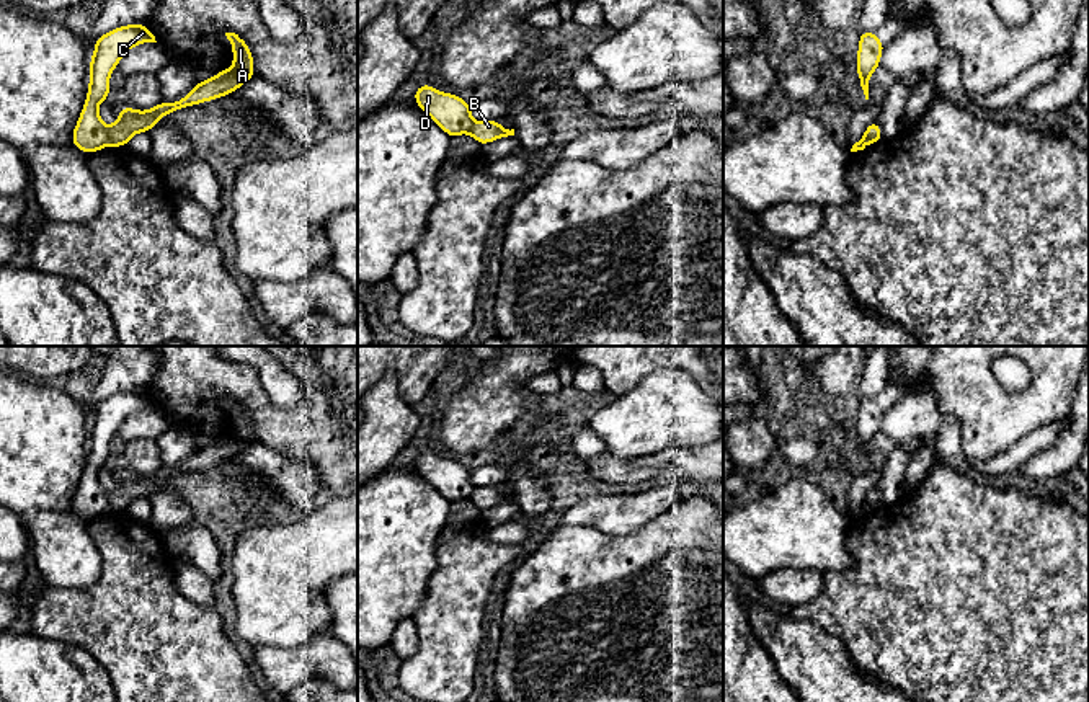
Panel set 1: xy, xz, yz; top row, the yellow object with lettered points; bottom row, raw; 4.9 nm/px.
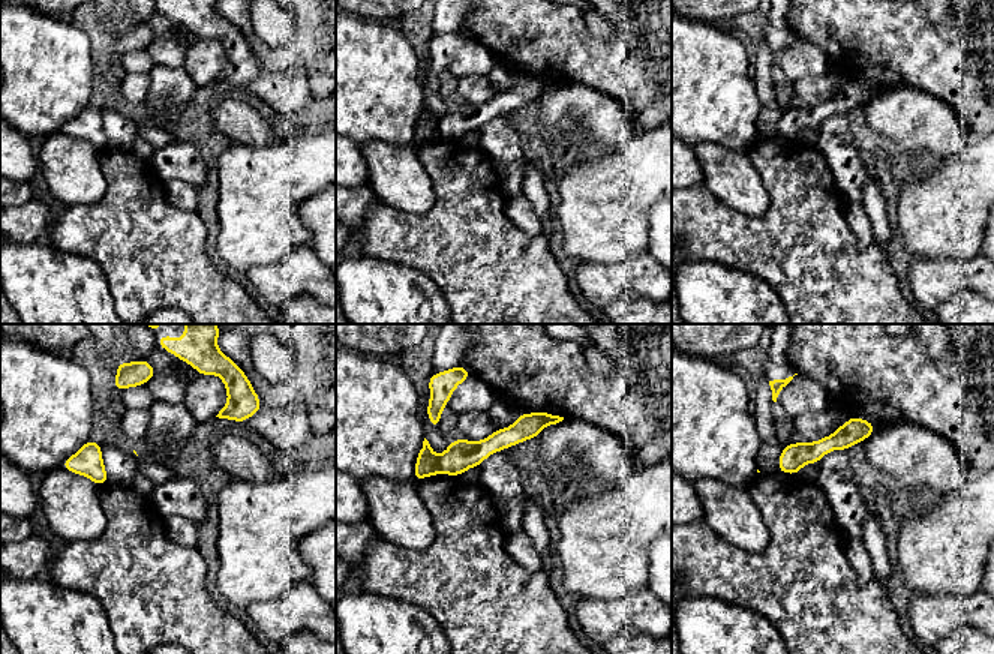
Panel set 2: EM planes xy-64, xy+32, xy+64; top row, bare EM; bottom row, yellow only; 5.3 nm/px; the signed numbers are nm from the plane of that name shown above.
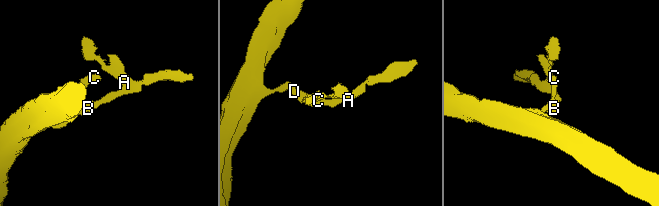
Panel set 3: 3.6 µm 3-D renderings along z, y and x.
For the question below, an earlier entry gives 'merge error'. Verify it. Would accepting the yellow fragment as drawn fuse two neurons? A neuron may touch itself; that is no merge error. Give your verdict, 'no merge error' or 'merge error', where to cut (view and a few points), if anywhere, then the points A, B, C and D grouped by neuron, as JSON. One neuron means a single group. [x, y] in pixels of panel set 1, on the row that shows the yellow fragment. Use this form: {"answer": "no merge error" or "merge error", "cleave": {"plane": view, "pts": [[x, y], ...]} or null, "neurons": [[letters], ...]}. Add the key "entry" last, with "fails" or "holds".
{"answer": "merge error", "cleave": {"plane": "xy", "pts": [[105, 126], [110, 144]]}, "neurons": [["A", "B"], ["C", "D"]], "entry": "holds"}

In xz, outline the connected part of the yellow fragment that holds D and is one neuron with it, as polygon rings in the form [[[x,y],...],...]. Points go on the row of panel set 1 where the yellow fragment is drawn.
[[[429,83],[420,85],[413,100],[449,137],[469,134],[475,122],[470,103],[454,93],[438,91]]]

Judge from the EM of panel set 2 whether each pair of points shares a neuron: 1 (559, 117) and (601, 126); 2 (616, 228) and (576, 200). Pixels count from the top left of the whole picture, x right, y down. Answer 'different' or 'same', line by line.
1: same
2: same

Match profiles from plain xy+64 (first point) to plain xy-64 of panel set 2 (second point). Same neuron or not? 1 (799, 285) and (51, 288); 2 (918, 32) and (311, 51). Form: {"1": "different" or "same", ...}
{"1": "different", "2": "same"}

